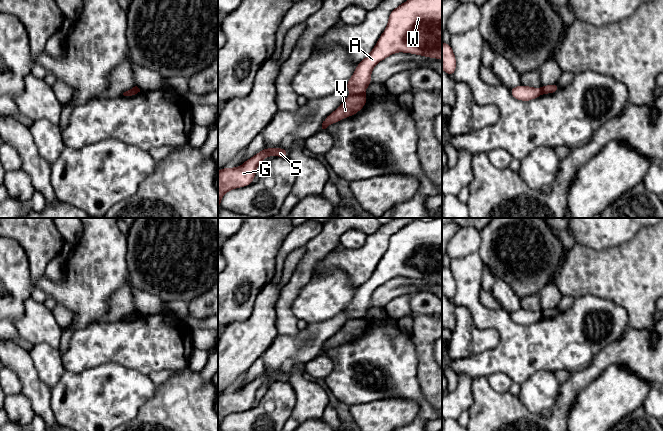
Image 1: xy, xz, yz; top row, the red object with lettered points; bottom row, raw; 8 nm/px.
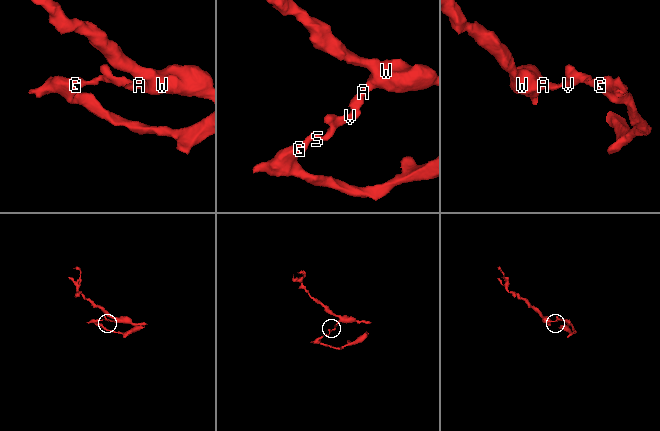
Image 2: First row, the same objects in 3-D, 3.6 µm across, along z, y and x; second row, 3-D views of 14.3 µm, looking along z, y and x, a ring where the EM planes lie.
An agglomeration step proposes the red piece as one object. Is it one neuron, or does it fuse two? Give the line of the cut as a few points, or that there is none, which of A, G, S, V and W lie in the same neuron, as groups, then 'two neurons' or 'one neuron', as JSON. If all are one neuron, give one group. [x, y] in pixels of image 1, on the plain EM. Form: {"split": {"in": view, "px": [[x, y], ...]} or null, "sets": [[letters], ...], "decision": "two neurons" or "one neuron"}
{"split": {"in": "xz", "px": [[363, 317], [352, 319]]}, "sets": [["A", "W"], ["G", "S", "V"]], "decision": "two neurons"}

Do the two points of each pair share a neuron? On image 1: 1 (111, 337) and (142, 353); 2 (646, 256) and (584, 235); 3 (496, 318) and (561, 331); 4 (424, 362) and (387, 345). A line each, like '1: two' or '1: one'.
1: one
2: two
3: one
4: two

